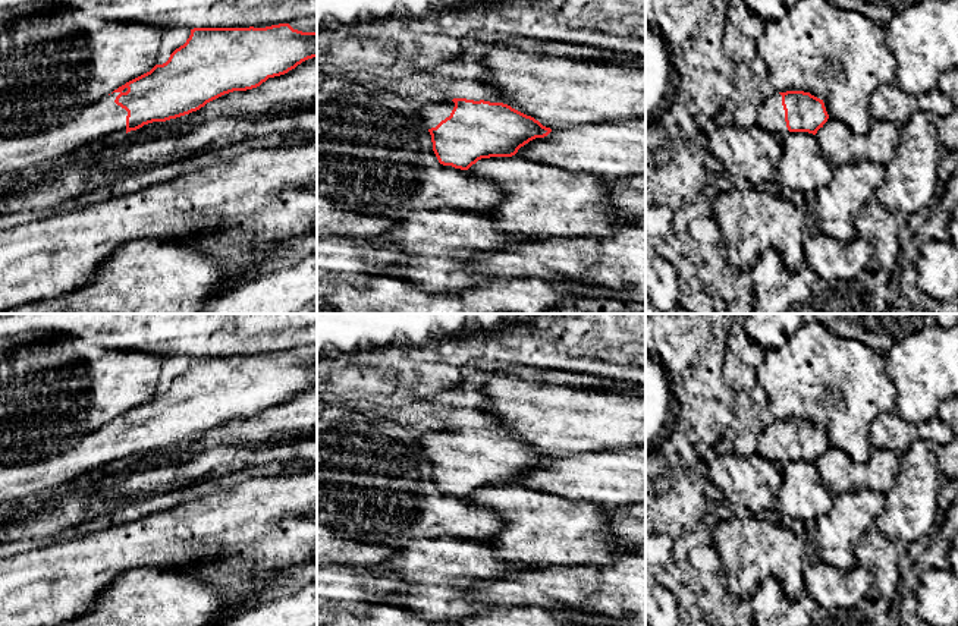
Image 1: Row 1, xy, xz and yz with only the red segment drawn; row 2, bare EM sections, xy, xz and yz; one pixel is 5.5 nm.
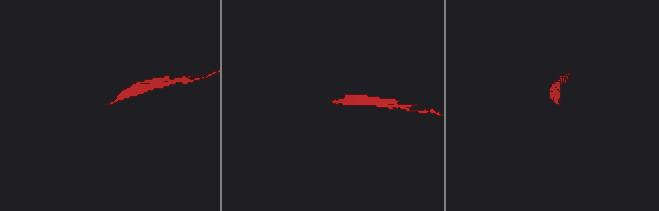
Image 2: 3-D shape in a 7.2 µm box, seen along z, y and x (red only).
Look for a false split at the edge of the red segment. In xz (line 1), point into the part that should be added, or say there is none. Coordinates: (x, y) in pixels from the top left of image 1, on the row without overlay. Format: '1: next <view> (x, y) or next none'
1: next xz (437, 439)

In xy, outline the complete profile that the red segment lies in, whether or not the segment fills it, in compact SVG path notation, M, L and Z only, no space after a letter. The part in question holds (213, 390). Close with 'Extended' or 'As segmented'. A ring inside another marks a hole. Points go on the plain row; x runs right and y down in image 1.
M289 352L266 356L194 356L186 371L176 377L166 391L156 393L150 400L85 435L63 454L32 463L0 463L0 509L136 459L144 453L189 443L224 422L257 416L268 406L285 403L312 386L317 386L317 361L302 361Z. Extended

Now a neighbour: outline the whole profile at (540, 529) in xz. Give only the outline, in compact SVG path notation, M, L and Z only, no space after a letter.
M516 484L481 487L467 500L500 513L503 528L487 541L502 561L525 567L604 564L625 551L621 538L610 532L603 507L588 501L574 501Z

